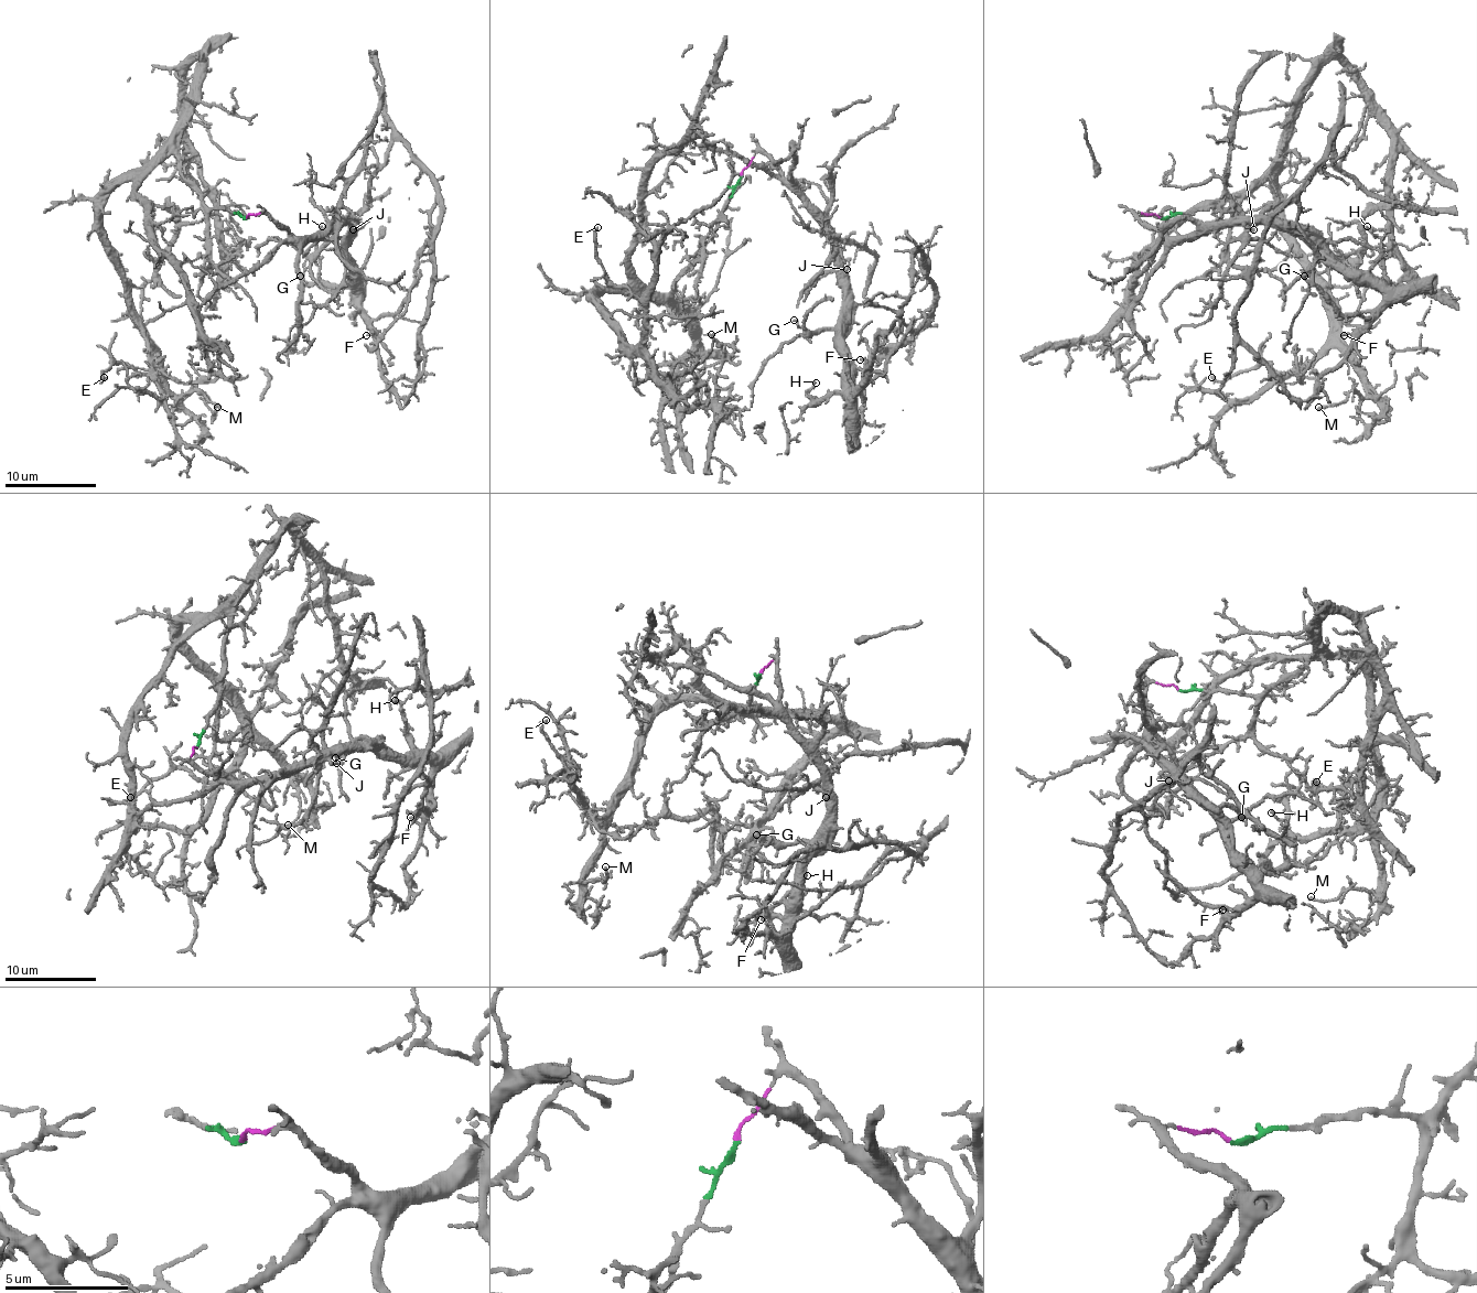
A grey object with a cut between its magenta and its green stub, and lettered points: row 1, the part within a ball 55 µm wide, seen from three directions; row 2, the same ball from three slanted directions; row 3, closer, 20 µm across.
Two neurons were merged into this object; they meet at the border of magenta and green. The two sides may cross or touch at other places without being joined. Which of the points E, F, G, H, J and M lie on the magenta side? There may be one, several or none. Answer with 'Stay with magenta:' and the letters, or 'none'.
Stay with magenta: F, G, H, J

